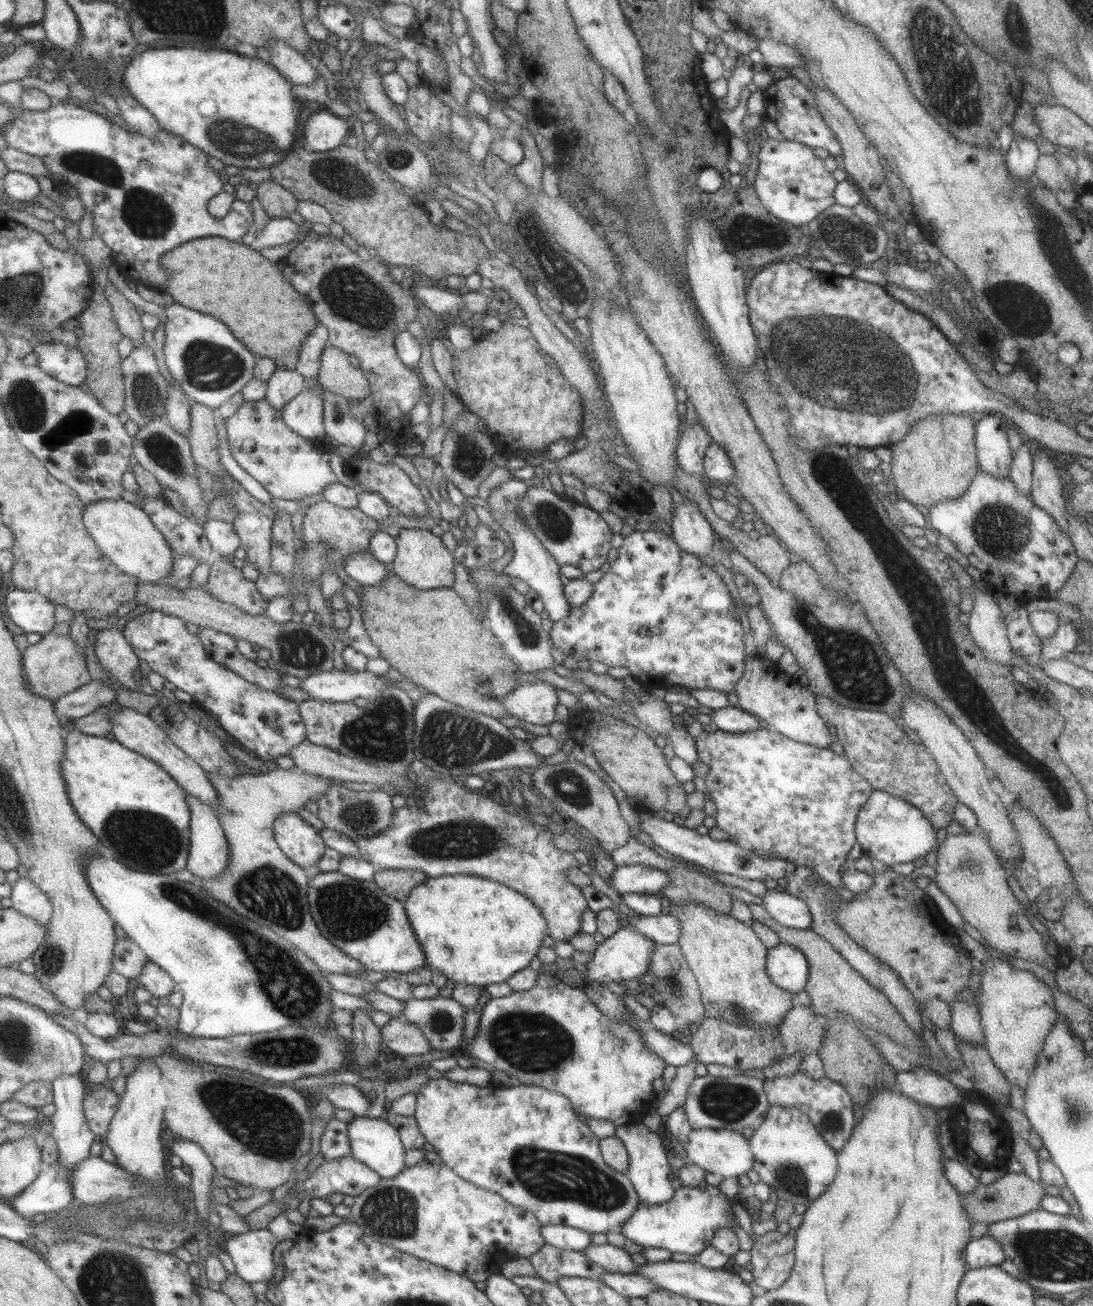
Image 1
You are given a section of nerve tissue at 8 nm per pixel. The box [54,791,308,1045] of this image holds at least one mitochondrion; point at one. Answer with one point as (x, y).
(153, 841)

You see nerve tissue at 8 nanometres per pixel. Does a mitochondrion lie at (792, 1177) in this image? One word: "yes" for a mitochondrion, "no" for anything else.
yes

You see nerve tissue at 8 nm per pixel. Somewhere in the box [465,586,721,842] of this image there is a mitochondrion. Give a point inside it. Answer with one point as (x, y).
(568, 783)

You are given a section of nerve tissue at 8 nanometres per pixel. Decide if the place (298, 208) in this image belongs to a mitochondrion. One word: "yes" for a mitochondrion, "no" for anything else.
no

